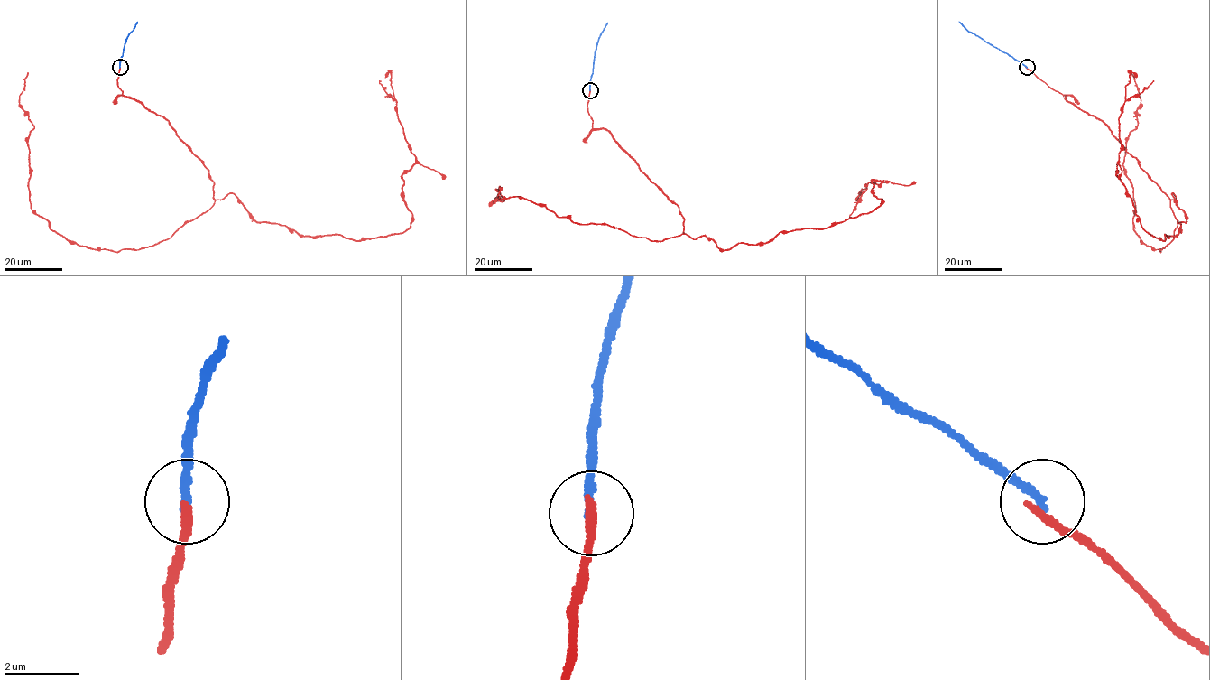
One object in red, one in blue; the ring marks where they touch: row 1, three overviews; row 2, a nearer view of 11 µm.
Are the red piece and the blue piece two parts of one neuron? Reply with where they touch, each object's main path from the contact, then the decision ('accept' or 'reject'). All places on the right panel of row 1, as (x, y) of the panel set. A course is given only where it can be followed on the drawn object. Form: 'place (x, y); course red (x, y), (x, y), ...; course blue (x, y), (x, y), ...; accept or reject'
place (1027, 67); course red (1026, 67), (1103, 122), (1175, 196), (1186, 221), (1163, 240), (1141, 227), (1116, 172), (1125, 87), (1136, 78); course blue (1026, 67), (970, 32), (959, 22); reject

